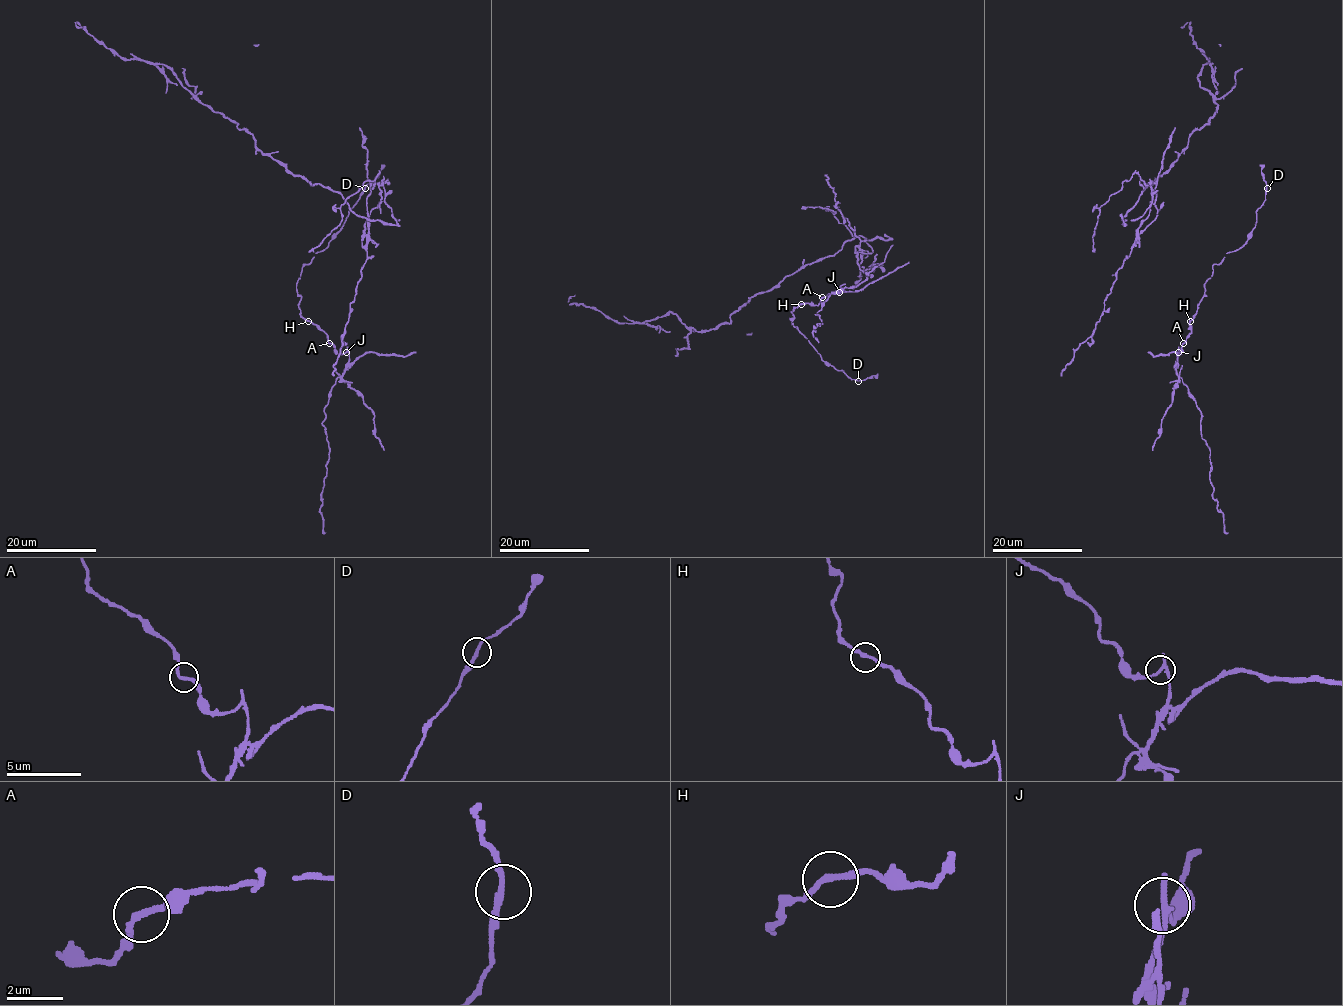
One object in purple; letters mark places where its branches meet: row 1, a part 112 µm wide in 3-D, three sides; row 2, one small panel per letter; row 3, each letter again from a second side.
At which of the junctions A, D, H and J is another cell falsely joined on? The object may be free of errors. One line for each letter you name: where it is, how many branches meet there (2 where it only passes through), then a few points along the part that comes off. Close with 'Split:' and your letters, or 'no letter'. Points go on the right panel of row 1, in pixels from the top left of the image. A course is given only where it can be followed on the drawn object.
J: at (1178, 352); 2 branches meet
Split: J

